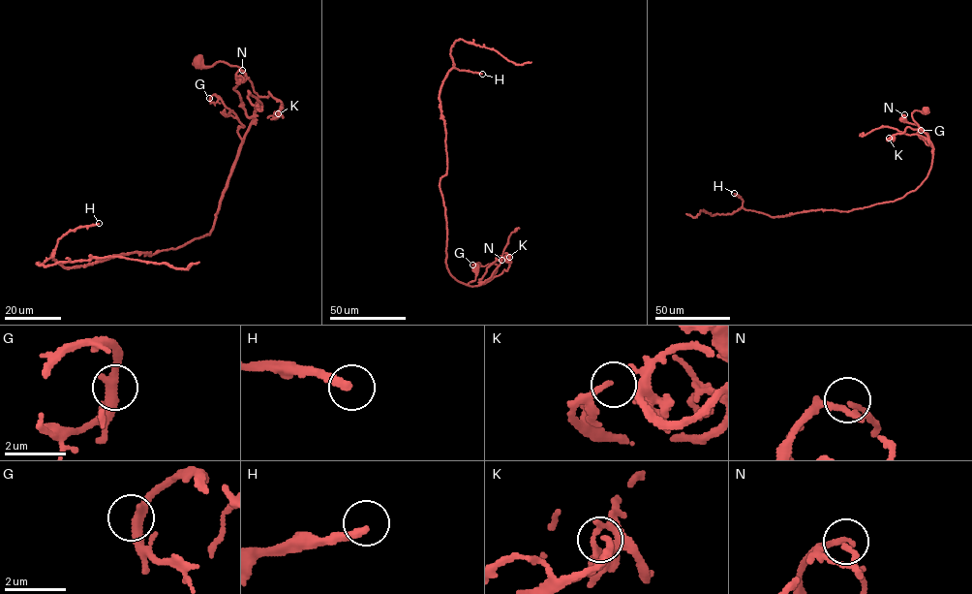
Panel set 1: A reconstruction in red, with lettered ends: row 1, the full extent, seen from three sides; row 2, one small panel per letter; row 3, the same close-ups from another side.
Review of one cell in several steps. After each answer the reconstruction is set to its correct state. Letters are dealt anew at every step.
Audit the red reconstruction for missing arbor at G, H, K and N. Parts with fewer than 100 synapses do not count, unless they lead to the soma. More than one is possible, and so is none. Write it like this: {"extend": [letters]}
{"extend": ["H"]}

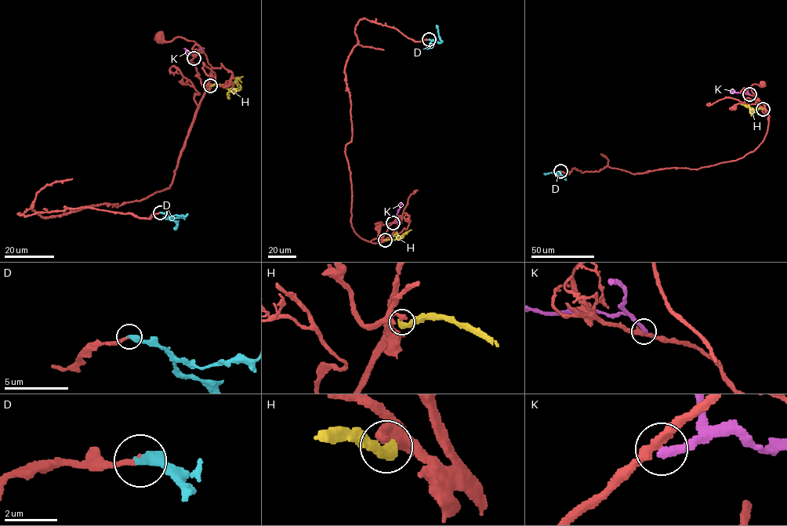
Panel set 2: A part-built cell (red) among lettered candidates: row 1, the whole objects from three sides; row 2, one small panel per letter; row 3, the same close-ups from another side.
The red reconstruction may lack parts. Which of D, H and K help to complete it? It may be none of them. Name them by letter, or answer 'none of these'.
D

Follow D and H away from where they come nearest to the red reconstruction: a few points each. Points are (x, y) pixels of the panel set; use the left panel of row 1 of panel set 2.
D: (160, 212), (174, 218), (186, 215), (162, 218)
H: (211, 85), (224, 85), (233, 91), (233, 82), (242, 76)

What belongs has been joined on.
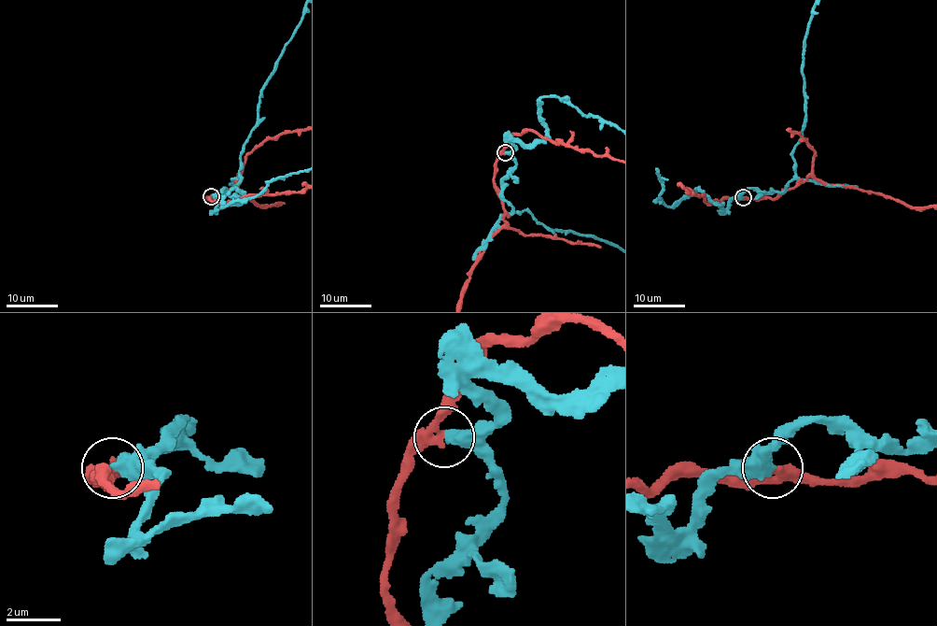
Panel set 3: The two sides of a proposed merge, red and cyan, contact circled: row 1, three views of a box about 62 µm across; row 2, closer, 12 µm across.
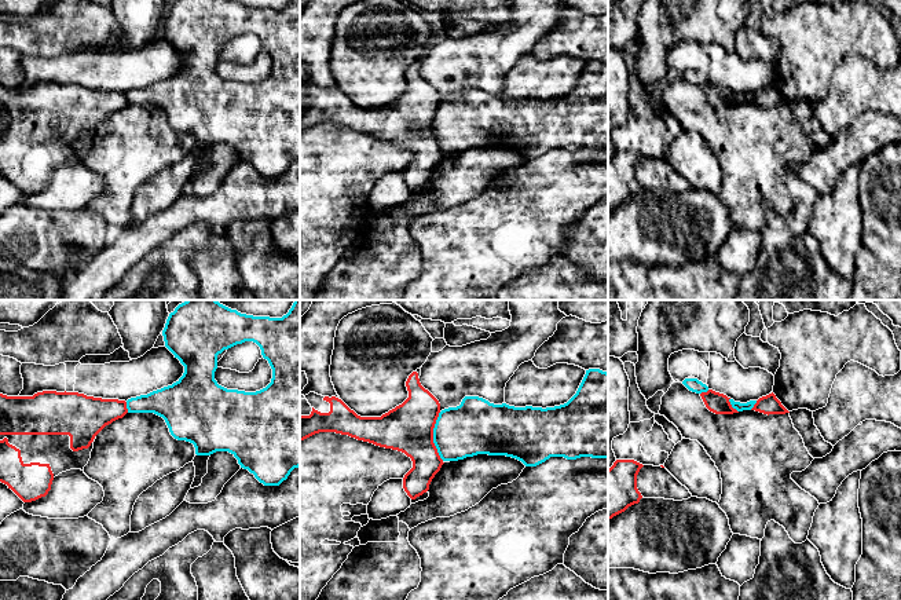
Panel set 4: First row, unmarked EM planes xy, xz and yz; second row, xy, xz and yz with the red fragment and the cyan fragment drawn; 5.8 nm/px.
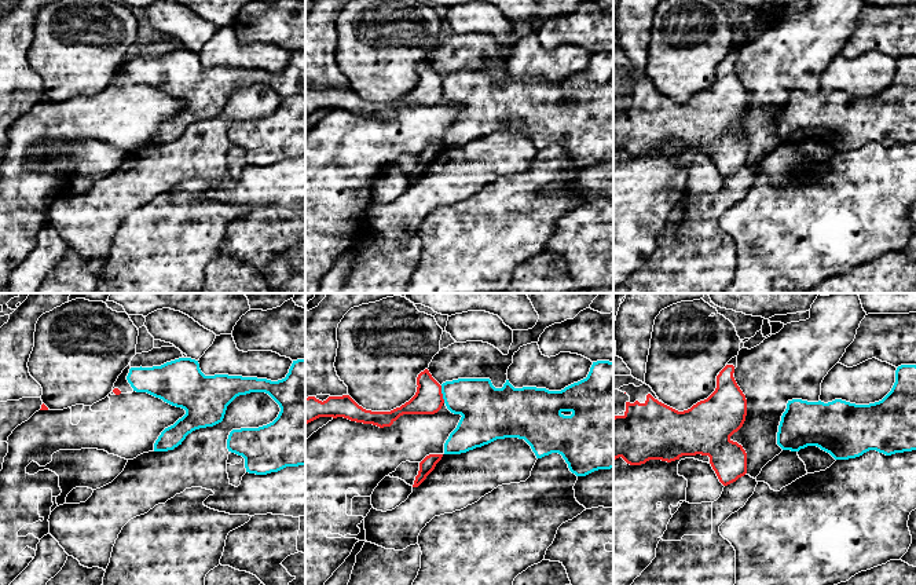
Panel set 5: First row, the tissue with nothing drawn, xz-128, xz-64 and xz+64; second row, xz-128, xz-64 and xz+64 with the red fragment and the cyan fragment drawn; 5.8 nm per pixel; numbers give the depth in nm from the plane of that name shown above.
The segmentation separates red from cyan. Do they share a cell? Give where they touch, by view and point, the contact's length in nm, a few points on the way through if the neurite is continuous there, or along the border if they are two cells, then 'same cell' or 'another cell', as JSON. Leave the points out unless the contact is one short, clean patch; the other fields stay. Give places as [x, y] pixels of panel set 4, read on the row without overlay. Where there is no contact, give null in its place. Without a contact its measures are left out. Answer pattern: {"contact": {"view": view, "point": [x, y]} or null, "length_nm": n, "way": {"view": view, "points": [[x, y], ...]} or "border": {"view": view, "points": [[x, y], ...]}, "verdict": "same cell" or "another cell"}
{"contact": {"view": "xz", "point": [432, 128]}, "length_nm": 280, "border": {"view": "xz", "points": [[439, 103], [435, 112], [433, 136], [443, 152]]}, "verdict": "another cell"}

